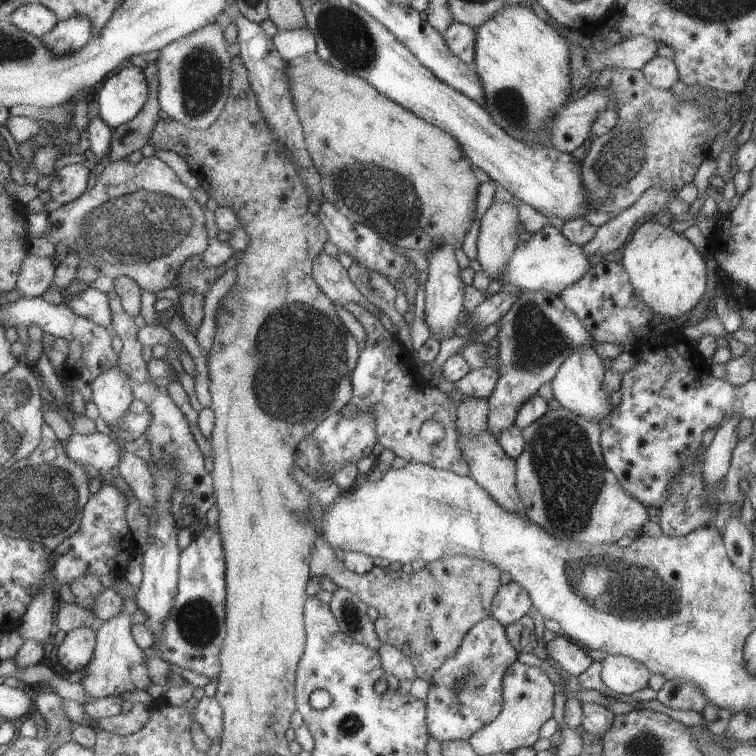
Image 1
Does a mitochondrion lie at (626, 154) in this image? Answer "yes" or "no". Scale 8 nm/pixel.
yes

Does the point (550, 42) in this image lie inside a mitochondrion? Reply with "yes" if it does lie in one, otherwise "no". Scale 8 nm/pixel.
no

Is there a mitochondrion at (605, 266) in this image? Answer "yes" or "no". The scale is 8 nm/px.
no

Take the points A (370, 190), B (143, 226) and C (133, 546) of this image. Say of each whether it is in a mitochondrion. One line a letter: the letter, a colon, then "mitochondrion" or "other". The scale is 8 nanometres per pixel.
A: mitochondrion
B: mitochondrion
C: other

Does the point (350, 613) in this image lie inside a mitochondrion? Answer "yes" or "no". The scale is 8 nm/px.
yes

